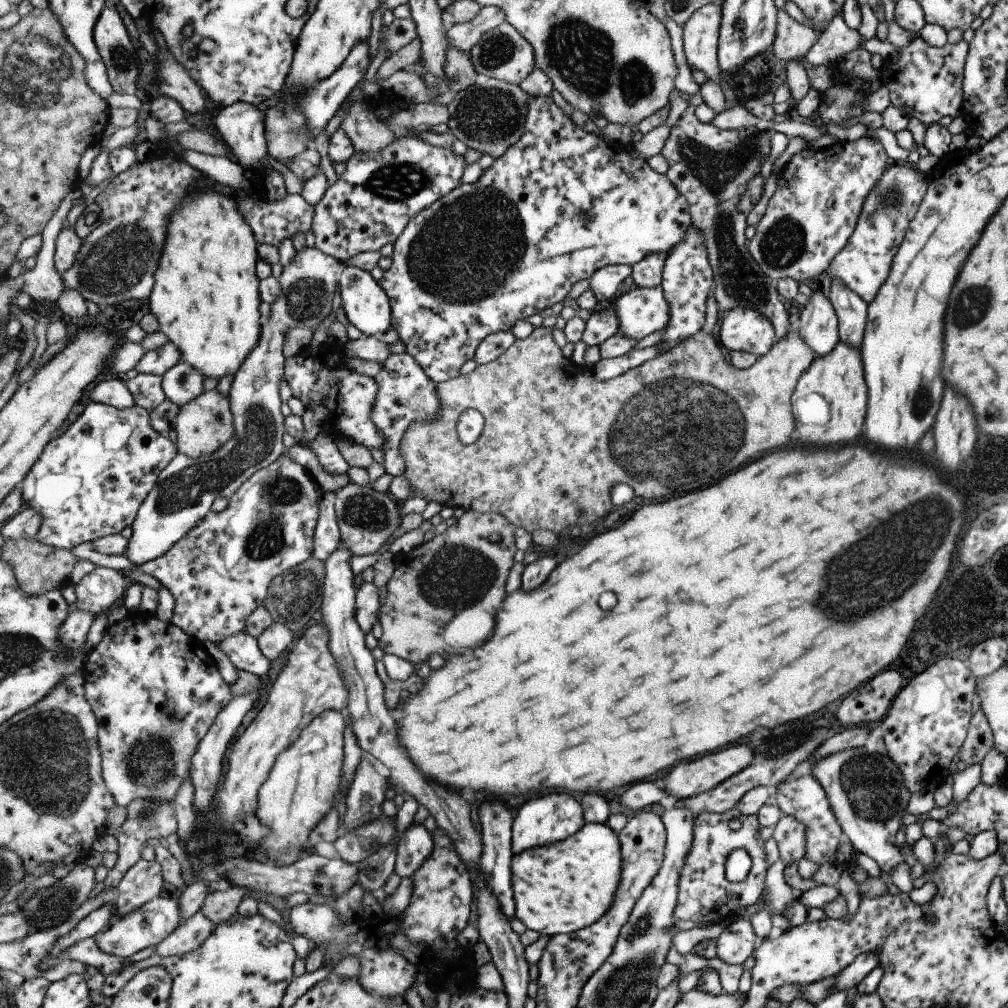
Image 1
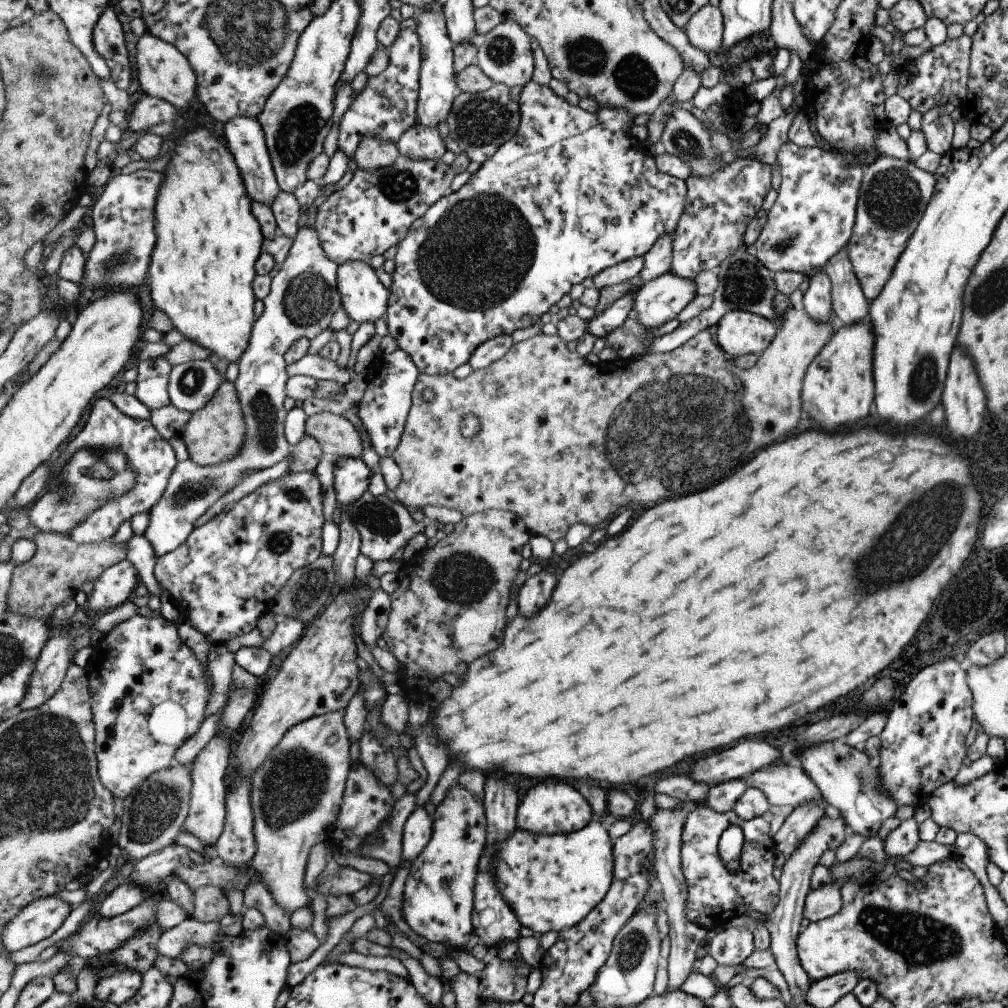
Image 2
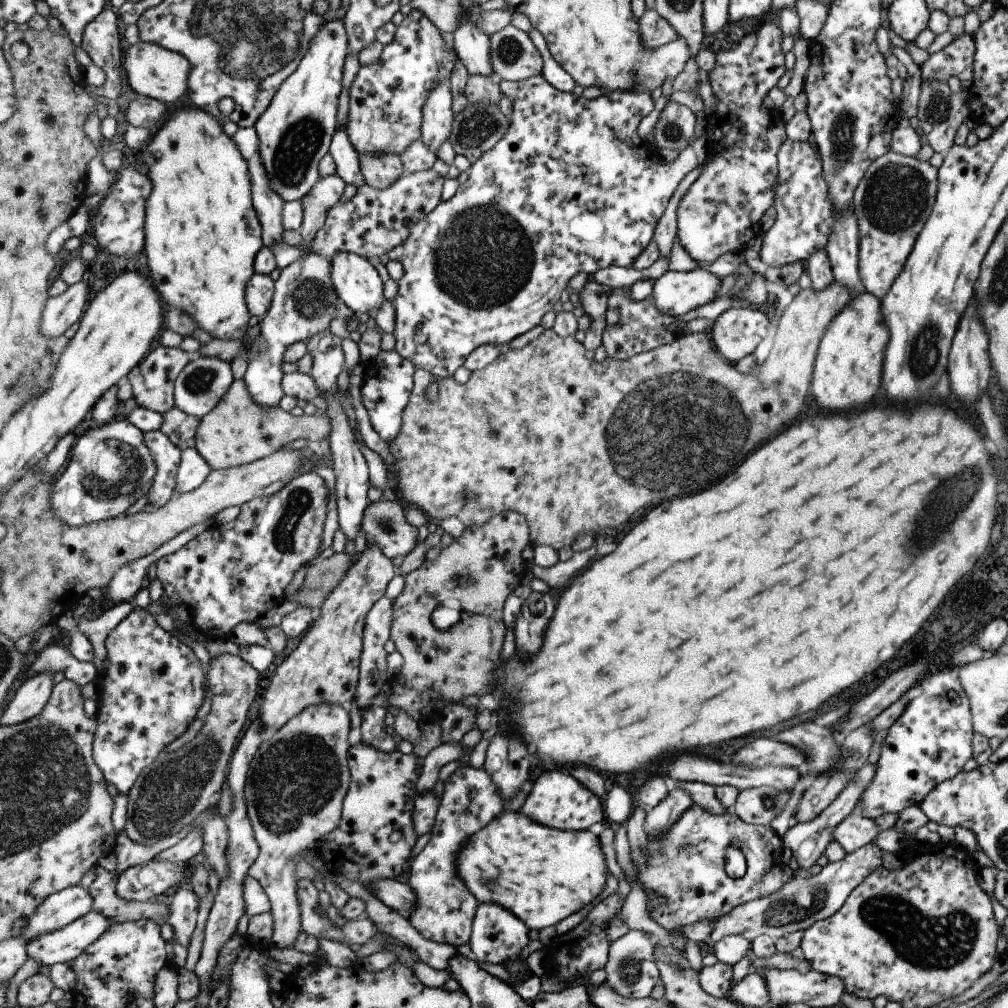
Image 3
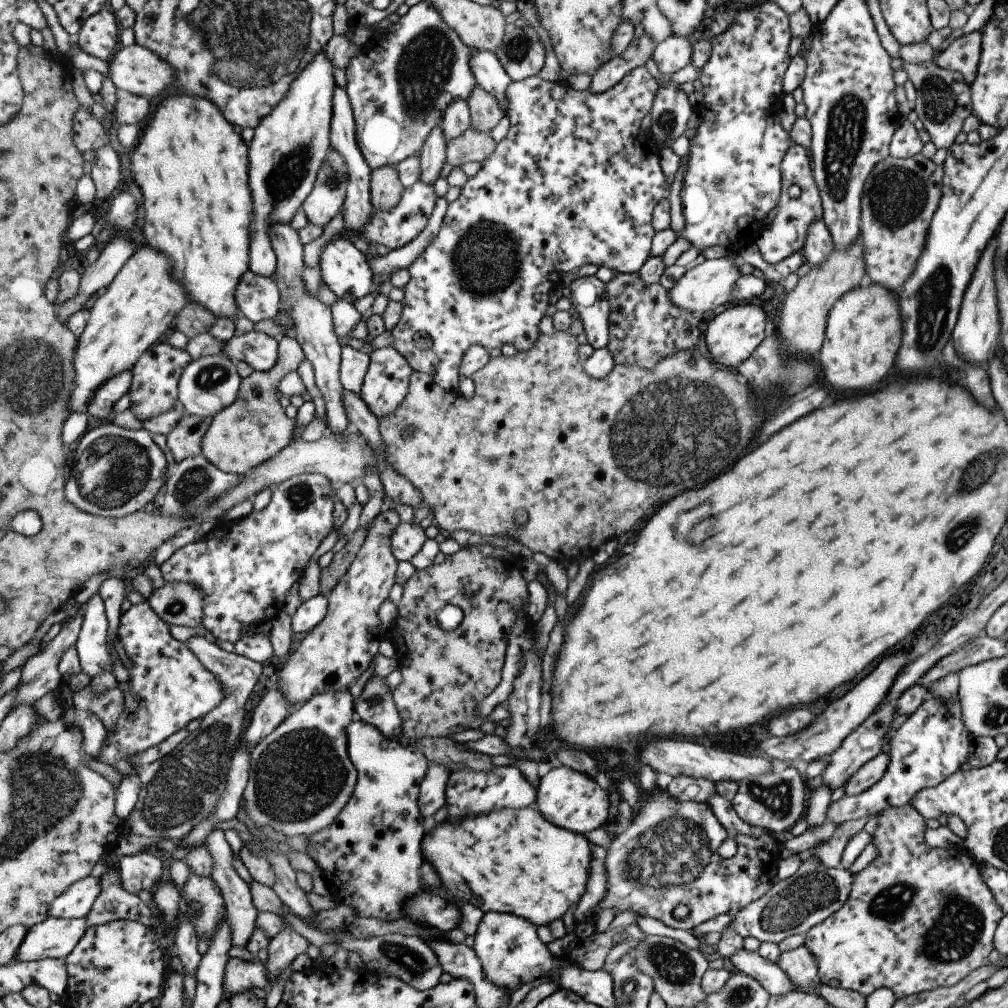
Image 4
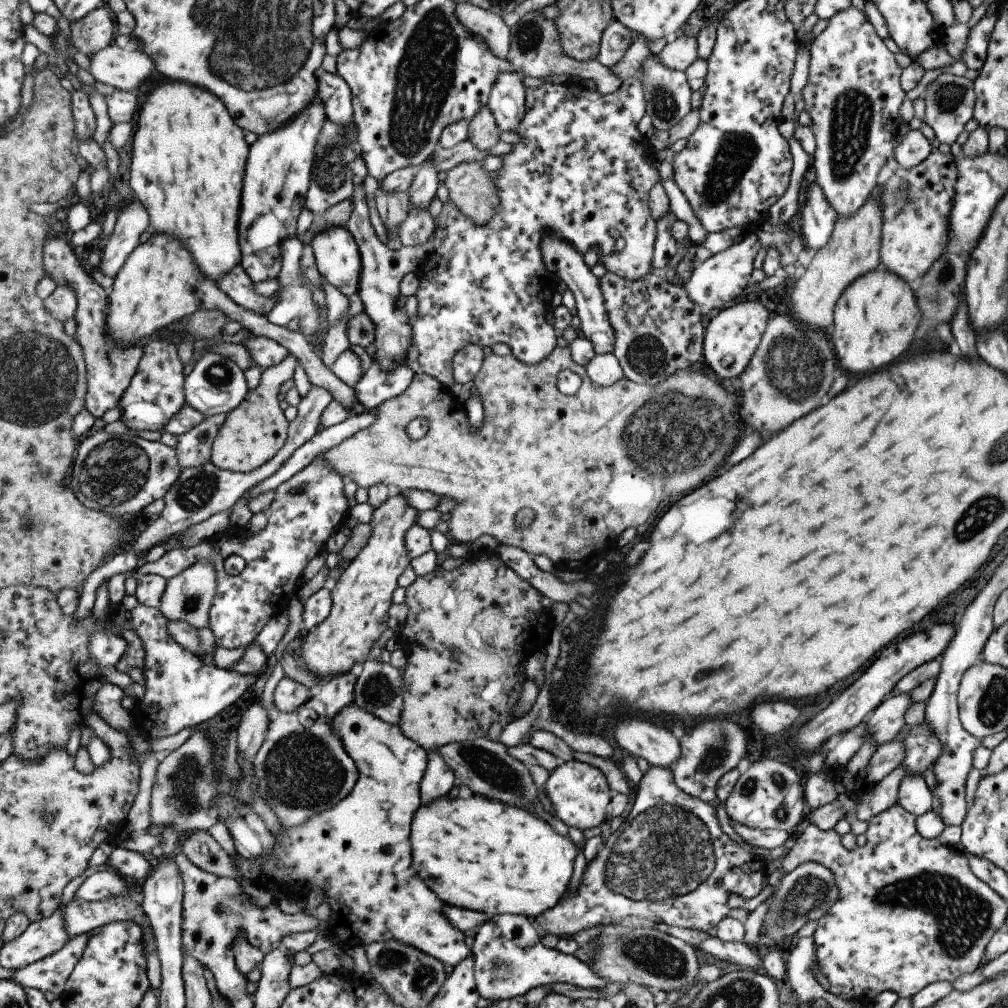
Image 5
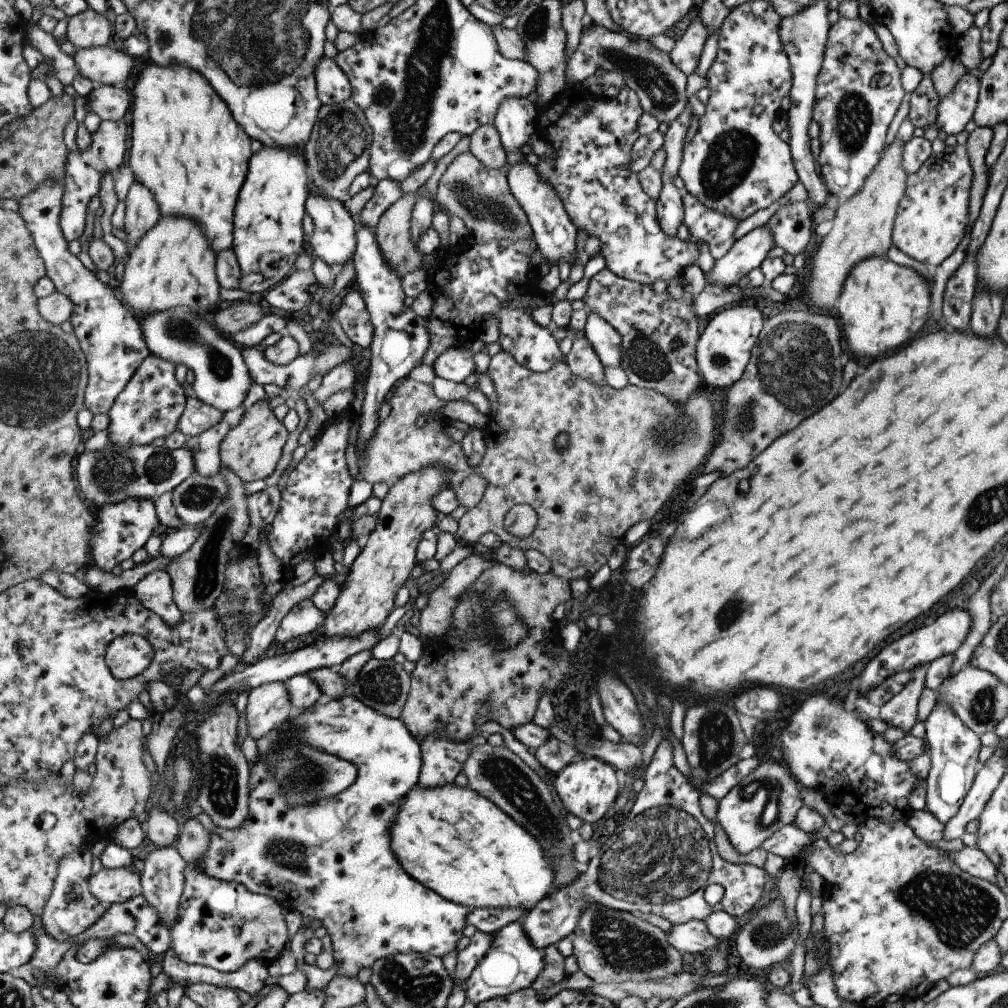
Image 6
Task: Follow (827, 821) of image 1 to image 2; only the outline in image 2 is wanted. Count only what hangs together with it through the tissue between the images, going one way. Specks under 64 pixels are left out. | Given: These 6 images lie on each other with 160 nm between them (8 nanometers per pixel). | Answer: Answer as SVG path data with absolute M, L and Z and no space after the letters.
M796 762L766 766L742 779L747 787L759 789L770 806L778 804L788 811L807 801L822 798L817 787Z

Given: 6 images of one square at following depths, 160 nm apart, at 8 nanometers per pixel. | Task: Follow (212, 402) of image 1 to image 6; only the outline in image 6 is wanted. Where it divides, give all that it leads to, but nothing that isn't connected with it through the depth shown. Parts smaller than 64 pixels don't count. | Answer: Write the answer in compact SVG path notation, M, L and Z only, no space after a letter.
M262 399L245 410L243 420L229 432L221 444L221 464L233 470L244 482L265 480L275 474L277 464L283 456L283 448L289 438L289 430L282 421L273 414L273 406L269 400Z

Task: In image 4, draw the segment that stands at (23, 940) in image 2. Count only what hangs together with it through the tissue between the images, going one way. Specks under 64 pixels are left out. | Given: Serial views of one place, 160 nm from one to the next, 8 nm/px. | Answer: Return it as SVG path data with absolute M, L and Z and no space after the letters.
M89 875L70 886L50 906L50 916L58 919L82 919L91 912L102 891L102 877Z

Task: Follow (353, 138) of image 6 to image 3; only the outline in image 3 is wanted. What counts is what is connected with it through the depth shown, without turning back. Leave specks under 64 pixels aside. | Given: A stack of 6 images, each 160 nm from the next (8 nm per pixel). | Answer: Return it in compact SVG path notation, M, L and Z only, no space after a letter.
M327 175L318 180L313 190L301 200L304 208L304 221L301 232L304 244L314 241L317 232L326 223L329 211L341 203L346 182L337 175Z

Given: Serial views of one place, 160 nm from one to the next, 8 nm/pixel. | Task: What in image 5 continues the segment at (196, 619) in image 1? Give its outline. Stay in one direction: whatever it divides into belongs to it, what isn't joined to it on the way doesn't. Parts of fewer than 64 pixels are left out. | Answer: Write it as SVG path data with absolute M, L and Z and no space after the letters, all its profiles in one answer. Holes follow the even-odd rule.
M317 458L311 462L307 468L295 474L288 482L285 482L276 491L275 500L271 504L270 511L267 515L268 522L259 532L244 532L234 538L222 538L218 542L201 542L197 546L191 548L180 548L166 552L159 560L153 563L146 563L138 568L135 576L146 576L155 574L163 576L167 581L175 576L183 574L189 568L201 563L206 563L207 560L215 566L215 574L217 574L217 595L213 600L213 605L210 612L210 628L214 630L215 638L217 638L218 646L227 649L235 649L250 646L263 628L271 623L271 620L277 616L287 612L289 602L293 598L299 597L299 578L304 574L305 568L309 566L311 560L319 556L319 552L326 548L327 540L344 525L344 521L349 508L349 498L345 496L345 484L343 476L331 468L324 458ZM238 555L246 562L246 567L237 576L231 576L223 569L223 562L229 556Z

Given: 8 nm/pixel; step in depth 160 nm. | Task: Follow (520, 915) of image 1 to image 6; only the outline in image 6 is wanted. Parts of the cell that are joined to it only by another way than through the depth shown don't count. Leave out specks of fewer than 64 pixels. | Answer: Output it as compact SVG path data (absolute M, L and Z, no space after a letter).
M420 784L414 788L409 795L403 798L401 802L403 806L399 808L399 820L397 824L393 824L393 845L395 852L398 853L399 862L403 864L403 868L411 874L418 882L426 885L427 888L437 892L440 896L447 900L467 906L467 908L523 908L527 912L538 907L544 899L549 898L551 894L558 889L558 873L555 870L555 864L551 862L551 856L547 856L546 849L543 848L541 842L534 838L527 828L523 828L523 824L517 824L511 816L508 816L497 804L488 800L485 796L475 792L473 788L466 786L461 788L457 784L447 784L443 788L423 788Z

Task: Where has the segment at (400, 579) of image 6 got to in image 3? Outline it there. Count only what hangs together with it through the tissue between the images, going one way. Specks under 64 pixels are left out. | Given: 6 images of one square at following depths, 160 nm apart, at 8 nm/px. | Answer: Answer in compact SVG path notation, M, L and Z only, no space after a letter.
M379 545L368 546L367 550L364 550L362 555L355 559L354 565L347 571L345 578L327 597L325 604L318 611L317 619L311 625L311 628L292 653L277 667L274 676L271 678L271 683L266 690L263 704L259 710L259 719L262 720L264 729L268 734L285 727L294 716L311 706L335 703L348 709L353 702L353 698L356 698L364 653L366 620L375 603L386 596L389 583L397 575L397 568Z

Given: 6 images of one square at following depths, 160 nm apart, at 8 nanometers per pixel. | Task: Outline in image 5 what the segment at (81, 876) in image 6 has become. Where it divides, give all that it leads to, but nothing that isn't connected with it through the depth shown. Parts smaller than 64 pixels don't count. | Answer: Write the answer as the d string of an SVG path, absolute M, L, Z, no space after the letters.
M74 896L74 898L64 906L63 912L66 913L67 932L74 938L88 934L95 930L95 928L103 927L117 921L133 921L139 924L144 933L144 940L146 941L145 949L149 964L147 979L153 990L157 992L160 991L161 986L163 986L163 978L162 963L161 960L159 960L159 952L157 951L157 938L155 938L151 922L149 922L149 916L145 914L145 908L143 908L140 896L113 896L113 898L105 898L105 900L91 902L81 900L81 898Z

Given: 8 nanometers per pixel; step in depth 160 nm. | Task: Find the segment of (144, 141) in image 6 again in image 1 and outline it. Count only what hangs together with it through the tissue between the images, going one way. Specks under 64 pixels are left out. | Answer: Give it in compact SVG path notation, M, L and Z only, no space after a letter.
M202 176L199 190L183 203L175 216L170 216L171 236L167 237L167 252L163 264L155 271L156 283L149 298L151 312L157 315L163 332L182 352L182 361L199 369L205 376L235 376L246 358L261 342L262 325L260 292L261 280L257 266L260 261L258 242L250 221L240 211L231 196L209 187L211 179Z

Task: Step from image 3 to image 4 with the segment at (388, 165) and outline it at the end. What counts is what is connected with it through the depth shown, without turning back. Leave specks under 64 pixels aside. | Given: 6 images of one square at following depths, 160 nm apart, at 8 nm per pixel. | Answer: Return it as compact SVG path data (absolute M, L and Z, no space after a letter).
M384 166L372 172L372 203L377 211L397 207L405 191L396 166Z

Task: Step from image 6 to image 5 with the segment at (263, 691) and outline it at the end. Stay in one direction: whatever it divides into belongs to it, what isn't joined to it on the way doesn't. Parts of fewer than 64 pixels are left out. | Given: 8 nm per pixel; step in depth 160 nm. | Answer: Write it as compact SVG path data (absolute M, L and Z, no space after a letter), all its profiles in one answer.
M258 700L244 712L238 734L239 757L253 762L265 743L271 718L269 711Z

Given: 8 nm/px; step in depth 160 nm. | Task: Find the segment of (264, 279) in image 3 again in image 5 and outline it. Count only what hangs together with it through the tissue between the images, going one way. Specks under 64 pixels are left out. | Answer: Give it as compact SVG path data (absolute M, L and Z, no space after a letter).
M240 265L229 275L223 276L218 287L236 304L249 312L257 312L259 316L271 314L277 306L272 296L263 296L255 292L255 280Z

